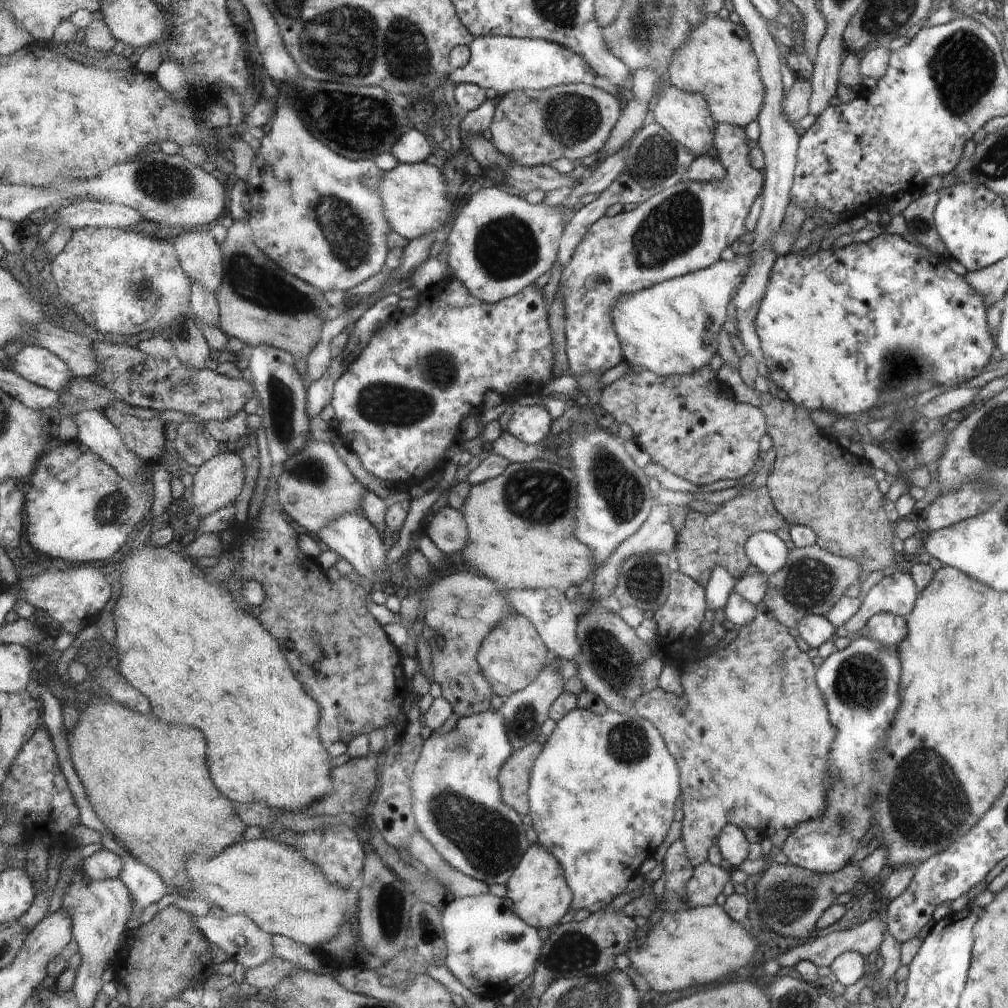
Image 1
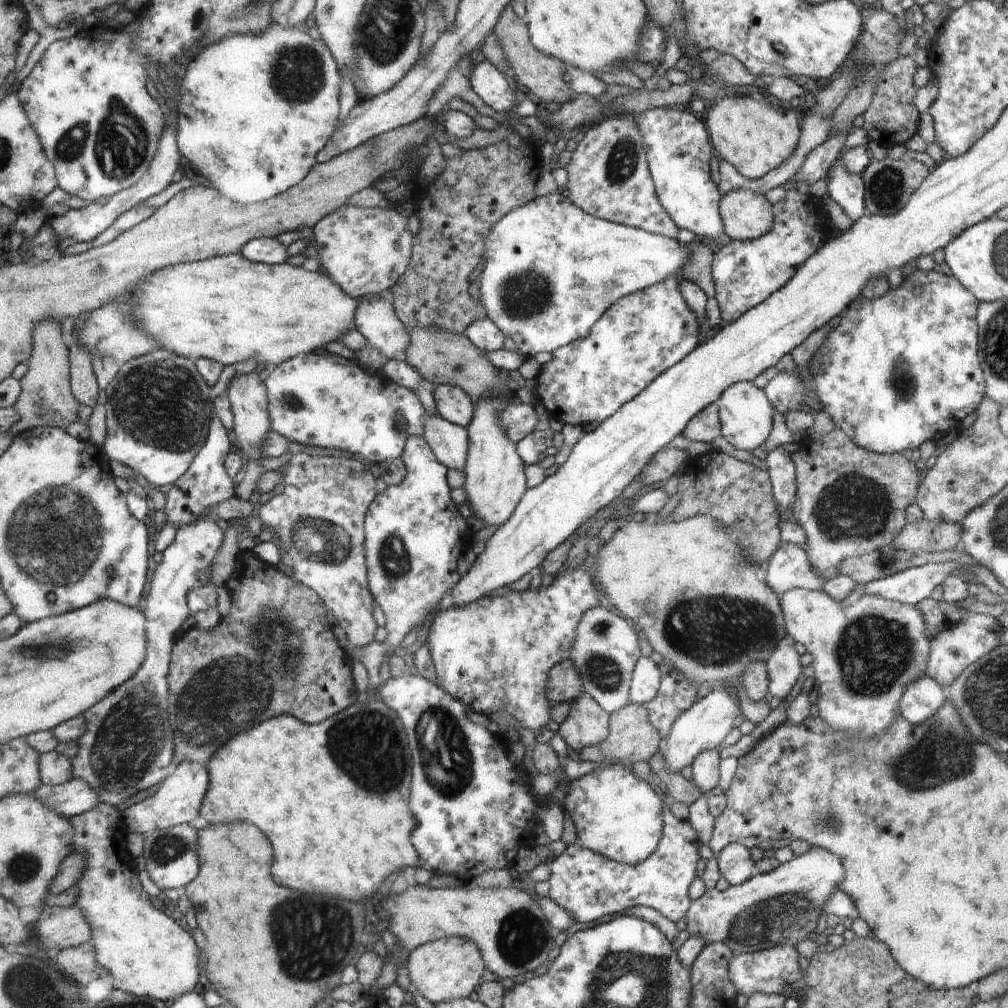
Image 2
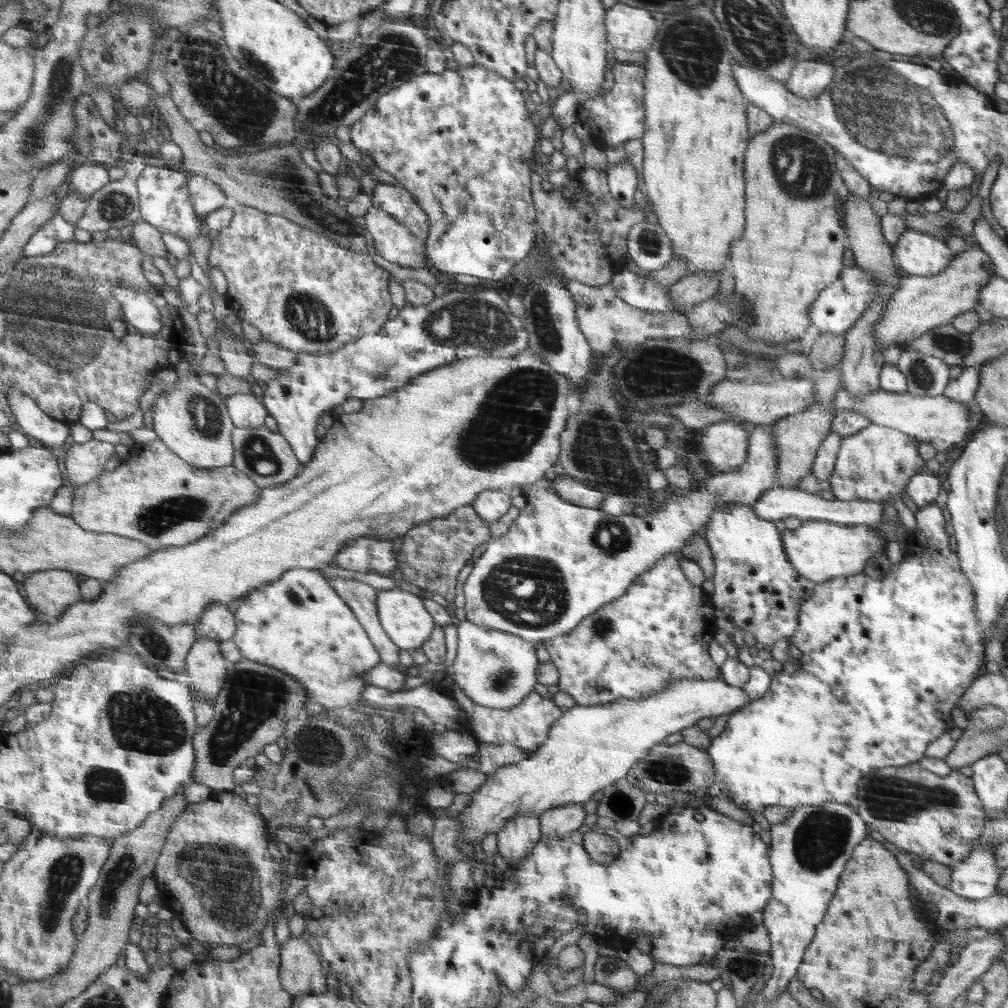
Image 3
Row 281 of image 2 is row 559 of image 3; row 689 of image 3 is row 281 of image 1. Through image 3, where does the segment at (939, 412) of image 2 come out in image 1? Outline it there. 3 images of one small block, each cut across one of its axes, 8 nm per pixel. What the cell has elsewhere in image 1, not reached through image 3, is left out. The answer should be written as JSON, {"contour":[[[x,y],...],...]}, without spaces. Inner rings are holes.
{"contour":[[[882,233],[868,242],[851,243],[841,248],[820,249],[814,254],[801,250],[778,257],[770,270],[765,297],[761,300],[760,312],[757,314],[756,328],[761,339],[763,361],[768,366],[768,378],[776,384],[777,388],[782,388],[788,394],[790,401],[810,410],[822,408],[836,414],[851,415],[856,412],[873,411],[873,409],[896,410],[898,402],[904,397],[917,397],[919,393],[926,392],[934,386],[951,387],[978,376],[984,368],[988,368],[986,364],[992,358],[992,352],[996,352],[994,336],[988,328],[986,309],[985,298],[970,286],[966,278],[958,276],[948,268],[945,257],[938,256],[938,262],[934,264],[934,253],[927,247],[921,244],[910,244],[900,235]]]}

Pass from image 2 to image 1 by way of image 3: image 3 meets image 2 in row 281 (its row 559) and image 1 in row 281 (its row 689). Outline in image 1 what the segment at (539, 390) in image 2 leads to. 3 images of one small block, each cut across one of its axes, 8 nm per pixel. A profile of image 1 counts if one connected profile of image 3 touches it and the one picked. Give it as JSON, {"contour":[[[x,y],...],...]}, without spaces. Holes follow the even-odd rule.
{"contour":[[[716,122],[716,145],[714,150],[717,151],[718,159],[724,163],[728,176],[722,178],[721,181],[708,181],[708,182],[692,182],[692,186],[687,186],[682,183],[676,183],[670,188],[666,188],[662,192],[651,196],[646,202],[640,203],[637,208],[631,211],[622,211],[621,213],[608,216],[602,215],[592,226],[590,230],[584,234],[584,238],[580,241],[580,244],[576,246],[572,258],[568,264],[563,268],[562,275],[559,281],[560,294],[562,294],[562,300],[564,300],[564,312],[566,312],[566,320],[564,320],[564,332],[566,332],[566,354],[568,359],[569,372],[573,377],[578,378],[582,374],[603,374],[605,371],[614,368],[614,366],[625,361],[625,351],[622,350],[621,339],[618,338],[617,329],[613,323],[613,309],[622,298],[630,296],[664,282],[672,278],[681,277],[682,275],[696,273],[697,271],[708,269],[712,265],[716,265],[720,260],[720,252],[730,246],[736,238],[741,235],[747,234],[746,221],[749,220],[750,208],[754,204],[754,200],[760,197],[765,188],[765,176],[753,166],[748,164],[748,146],[746,146],[746,132],[744,127],[730,126],[730,124],[724,124]]]}

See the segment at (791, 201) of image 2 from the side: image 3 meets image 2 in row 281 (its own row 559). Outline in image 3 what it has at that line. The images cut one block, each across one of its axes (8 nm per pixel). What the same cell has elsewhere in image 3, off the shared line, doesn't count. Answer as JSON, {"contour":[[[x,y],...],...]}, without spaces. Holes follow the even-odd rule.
{"contour":[[[728,504],[712,506],[712,510],[711,522],[703,535],[716,562],[716,574],[712,579],[714,594],[711,595],[716,608],[722,610],[735,626],[745,632],[747,639],[759,647],[770,648],[782,638],[789,640],[797,632],[802,604],[814,596],[818,585],[794,569],[778,528],[771,521],[755,516],[752,505]]]}

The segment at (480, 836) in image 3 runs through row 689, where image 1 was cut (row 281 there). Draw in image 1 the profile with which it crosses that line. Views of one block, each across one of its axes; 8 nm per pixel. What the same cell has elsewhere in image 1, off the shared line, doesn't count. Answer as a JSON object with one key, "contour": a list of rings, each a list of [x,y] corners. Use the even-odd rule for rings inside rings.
{"contour":[[[752,248],[746,255],[736,255],[733,260],[718,262],[708,269],[682,275],[660,282],[622,298],[613,309],[613,323],[621,339],[622,350],[625,351],[625,360],[631,368],[646,368],[654,374],[672,376],[672,374],[693,373],[709,365],[718,348],[718,334],[723,329],[727,317],[727,308],[730,300],[737,296],[737,290],[744,284],[749,274],[752,262]]]}

